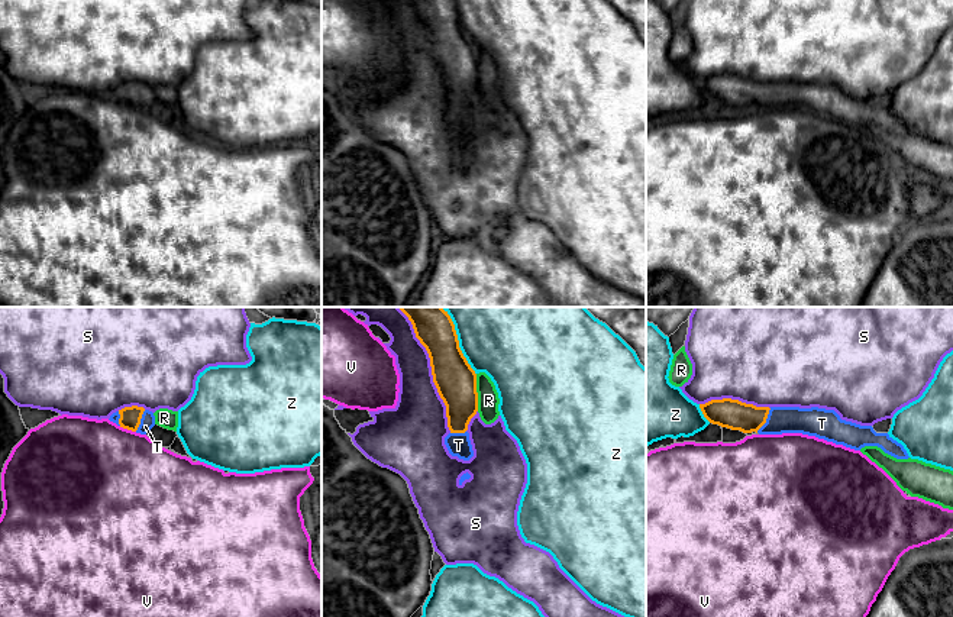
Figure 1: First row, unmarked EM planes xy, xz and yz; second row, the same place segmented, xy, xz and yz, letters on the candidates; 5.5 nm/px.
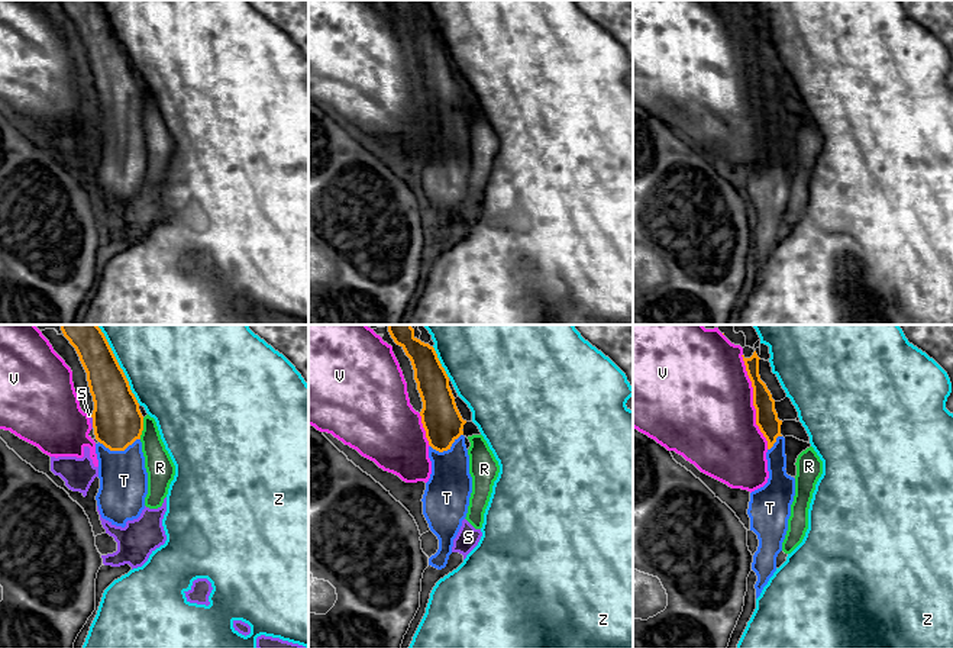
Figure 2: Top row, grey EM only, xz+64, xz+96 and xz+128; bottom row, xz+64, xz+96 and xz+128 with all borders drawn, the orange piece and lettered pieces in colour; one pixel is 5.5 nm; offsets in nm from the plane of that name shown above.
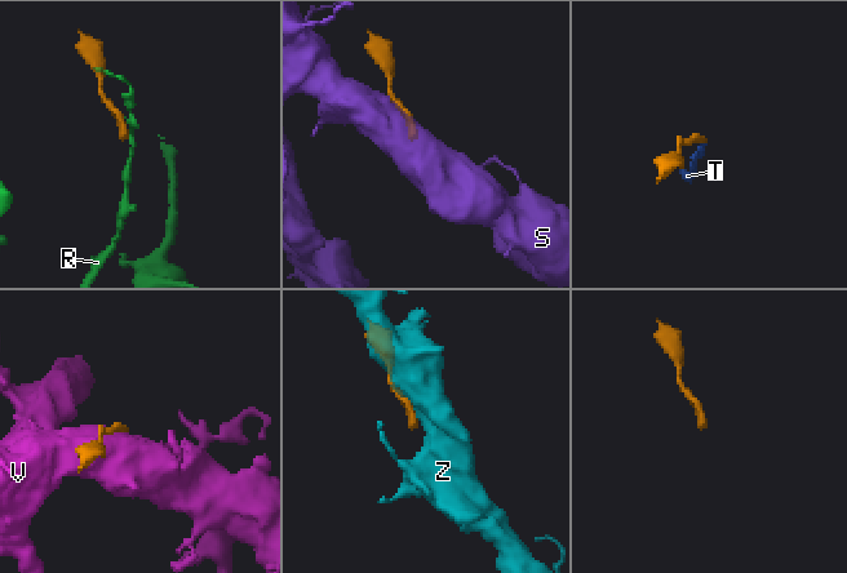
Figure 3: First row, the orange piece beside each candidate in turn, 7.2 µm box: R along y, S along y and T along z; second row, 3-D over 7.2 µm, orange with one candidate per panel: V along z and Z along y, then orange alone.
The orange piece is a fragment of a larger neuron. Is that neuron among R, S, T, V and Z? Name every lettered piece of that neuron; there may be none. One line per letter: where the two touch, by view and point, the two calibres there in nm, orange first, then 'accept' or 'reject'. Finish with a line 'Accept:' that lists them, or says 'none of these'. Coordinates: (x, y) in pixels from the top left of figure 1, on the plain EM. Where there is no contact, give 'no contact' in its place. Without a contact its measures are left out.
R: xz (477, 68) | 220/120 nm | reject
S: xz (433, 54) | 220/300 nm | reject
T: yz (765, 96) | 160/150 nm | accept
V: xy (128, 105) | 110/500 nm | reject
Z: xz (459, 25) | 220/320 nm | reject
Accept: T

